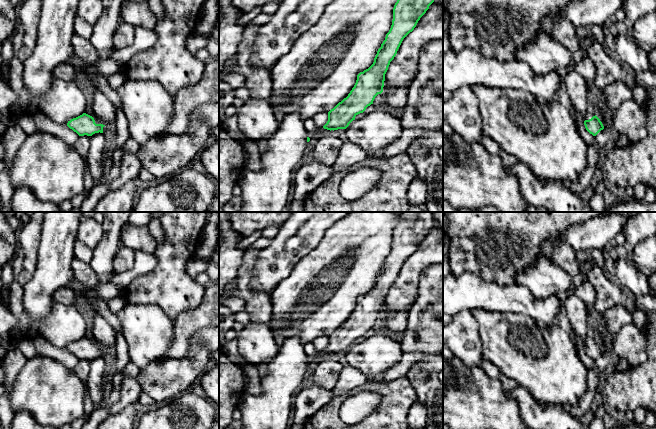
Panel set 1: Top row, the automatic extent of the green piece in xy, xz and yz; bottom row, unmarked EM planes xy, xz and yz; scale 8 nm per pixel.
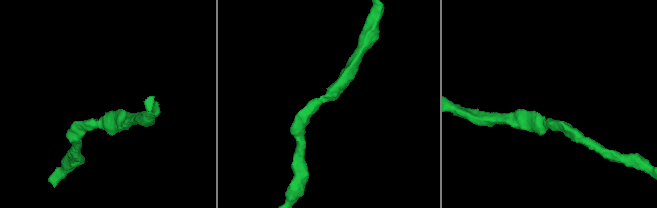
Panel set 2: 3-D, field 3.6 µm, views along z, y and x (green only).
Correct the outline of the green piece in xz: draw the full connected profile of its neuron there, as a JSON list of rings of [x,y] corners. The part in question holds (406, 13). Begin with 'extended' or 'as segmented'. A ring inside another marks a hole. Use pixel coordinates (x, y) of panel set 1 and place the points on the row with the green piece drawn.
as segmented; [[[397,0],[393,8],[391,28],[378,49],[373,64],[357,75],[356,83],[348,96],[328,112],[328,121],[323,126],[324,129],[330,131],[346,129],[358,114],[363,113],[368,106],[373,104],[375,97],[383,92],[385,74],[403,39],[414,30],[420,18],[433,2],[434,0]]]

